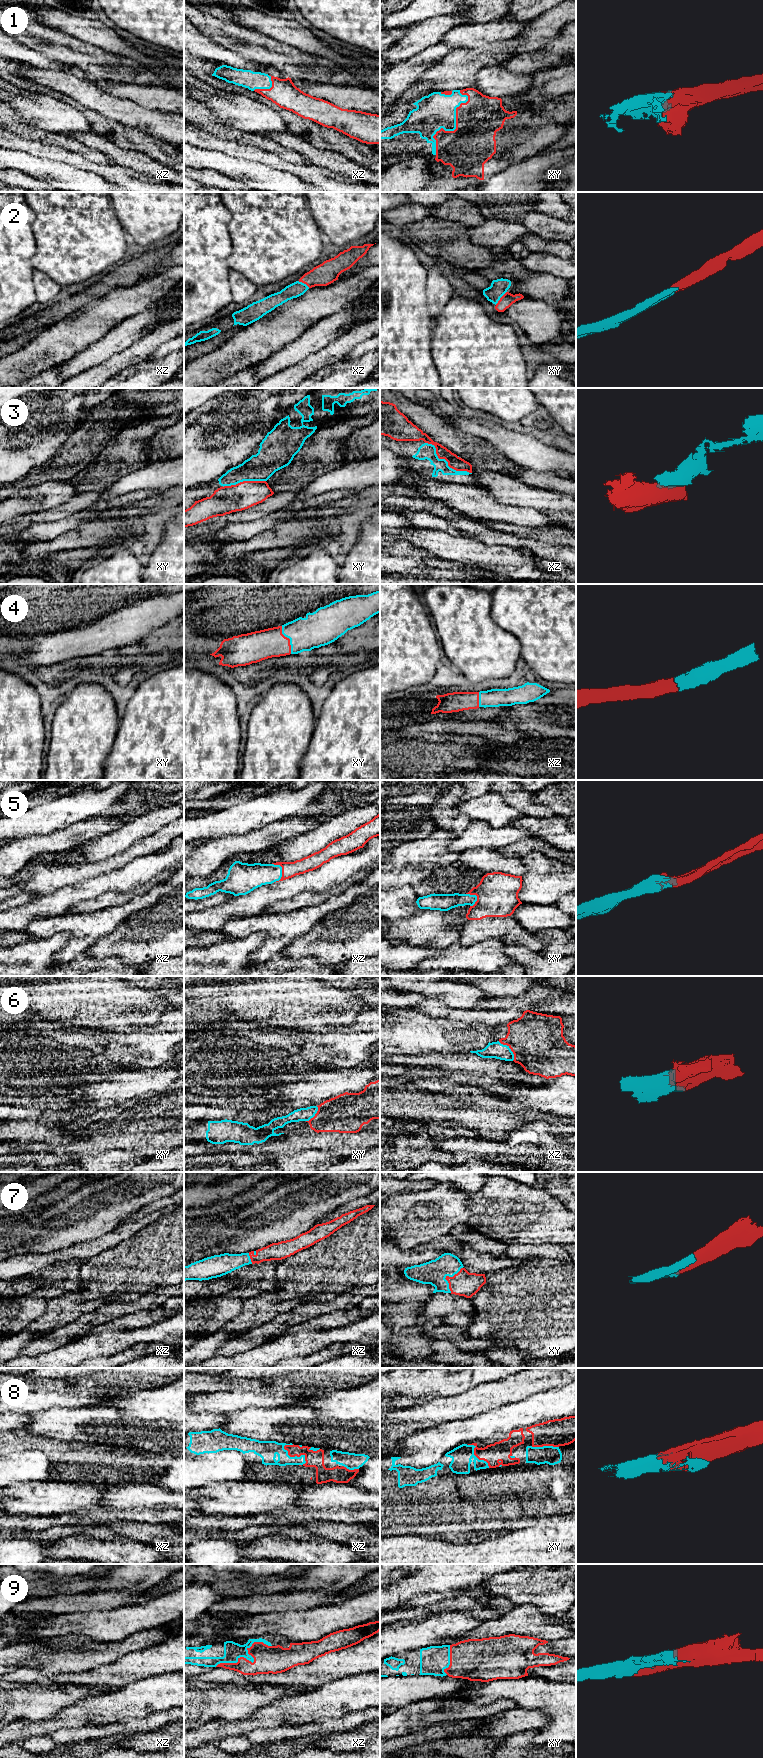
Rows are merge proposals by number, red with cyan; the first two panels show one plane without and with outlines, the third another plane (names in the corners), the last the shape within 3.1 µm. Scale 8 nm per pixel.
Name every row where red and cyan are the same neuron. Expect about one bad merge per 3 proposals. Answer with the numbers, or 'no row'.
1, 2, 4, 5, 6, 7, 8, 9

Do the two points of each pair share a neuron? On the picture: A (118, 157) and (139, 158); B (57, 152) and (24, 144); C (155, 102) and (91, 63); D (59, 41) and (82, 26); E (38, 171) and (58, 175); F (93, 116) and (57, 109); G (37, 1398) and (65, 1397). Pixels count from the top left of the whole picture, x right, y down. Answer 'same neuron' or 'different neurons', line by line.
A: same neuron
B: same neuron
C: different neurons
D: different neurons
E: same neuron
F: different neurons
G: same neuron

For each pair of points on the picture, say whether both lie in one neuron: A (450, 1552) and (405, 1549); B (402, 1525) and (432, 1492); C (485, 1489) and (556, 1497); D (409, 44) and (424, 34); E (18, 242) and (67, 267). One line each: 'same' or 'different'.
A: same
B: different
C: same
D: same
E: different

